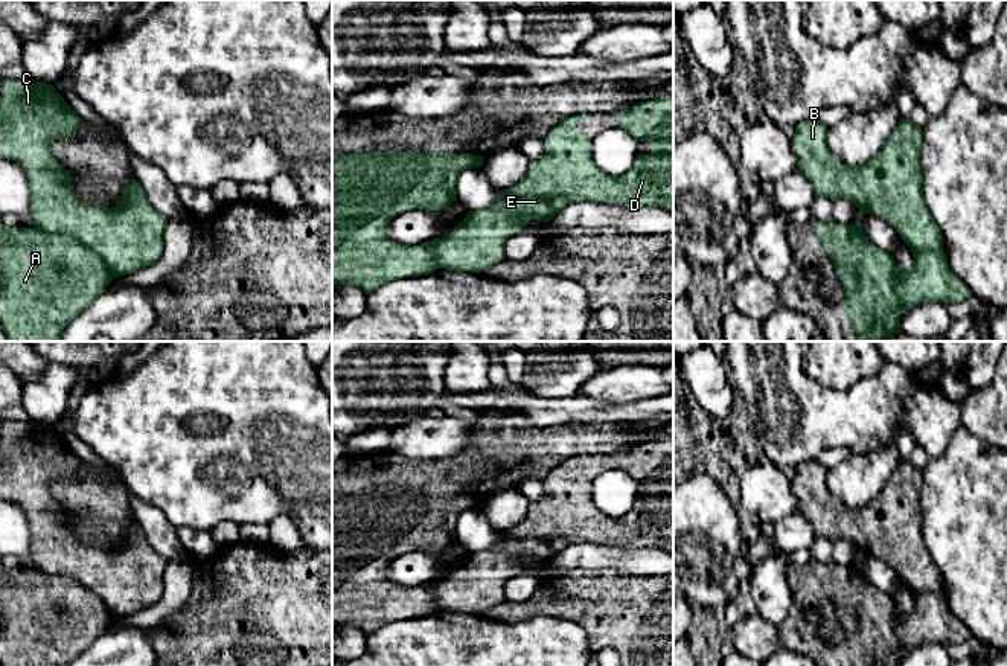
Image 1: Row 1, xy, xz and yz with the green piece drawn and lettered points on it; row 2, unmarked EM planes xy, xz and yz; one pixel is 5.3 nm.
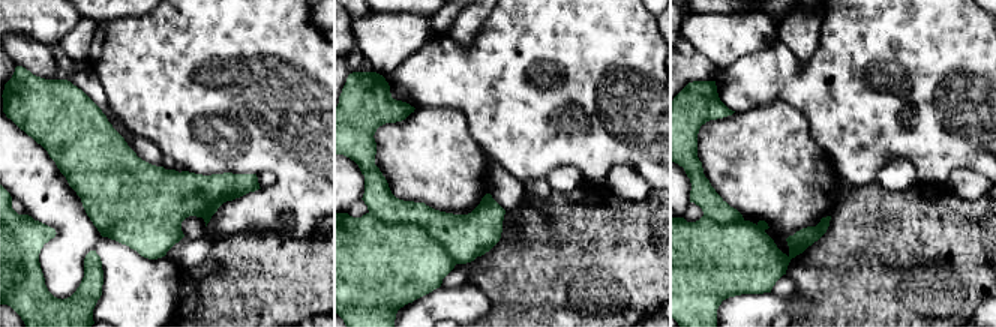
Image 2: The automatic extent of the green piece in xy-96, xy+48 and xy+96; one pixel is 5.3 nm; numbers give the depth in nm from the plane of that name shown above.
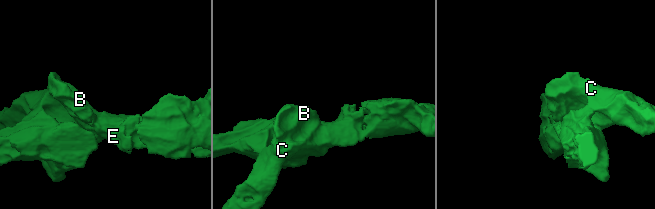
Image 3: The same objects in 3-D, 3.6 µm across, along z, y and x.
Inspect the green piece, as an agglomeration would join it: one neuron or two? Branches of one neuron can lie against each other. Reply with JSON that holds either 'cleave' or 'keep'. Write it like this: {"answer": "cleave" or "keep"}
{"answer": "cleave"}

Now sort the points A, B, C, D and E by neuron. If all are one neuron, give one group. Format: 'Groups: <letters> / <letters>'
Groups: A / B C D E

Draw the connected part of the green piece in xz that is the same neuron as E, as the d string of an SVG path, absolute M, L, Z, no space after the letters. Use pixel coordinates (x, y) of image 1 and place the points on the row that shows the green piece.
M673 96L644 101L615 113L622 130L638 142L652 142L652 152L638 154L632 166L620 175L602 171L593 160L591 140L585 133L576 131L576 122L585 122L588 117L591 113L561 120L545 137L545 157L530 162L524 178L513 187L497 189L494 207L469 210L463 221L445 236L431 239L437 268L480 273L504 259L504 242L523 233L530 219L548 223L571 203L635 203L673 212Z

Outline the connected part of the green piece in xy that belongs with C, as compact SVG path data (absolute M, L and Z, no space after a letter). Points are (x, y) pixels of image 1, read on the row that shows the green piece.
M12 78L2 81L0 158L24 168L34 229L41 235L78 239L102 258L114 277L131 274L160 259L168 218L149 204L136 178L129 180L114 207L88 204L73 194L70 172L55 162L52 143L58 137L72 137L81 125L82 119L53 85Z

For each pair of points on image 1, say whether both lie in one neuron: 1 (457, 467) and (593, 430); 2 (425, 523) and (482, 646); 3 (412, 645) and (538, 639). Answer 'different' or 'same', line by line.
1: same
2: different
3: same

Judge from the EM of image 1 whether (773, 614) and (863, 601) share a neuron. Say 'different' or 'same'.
different

